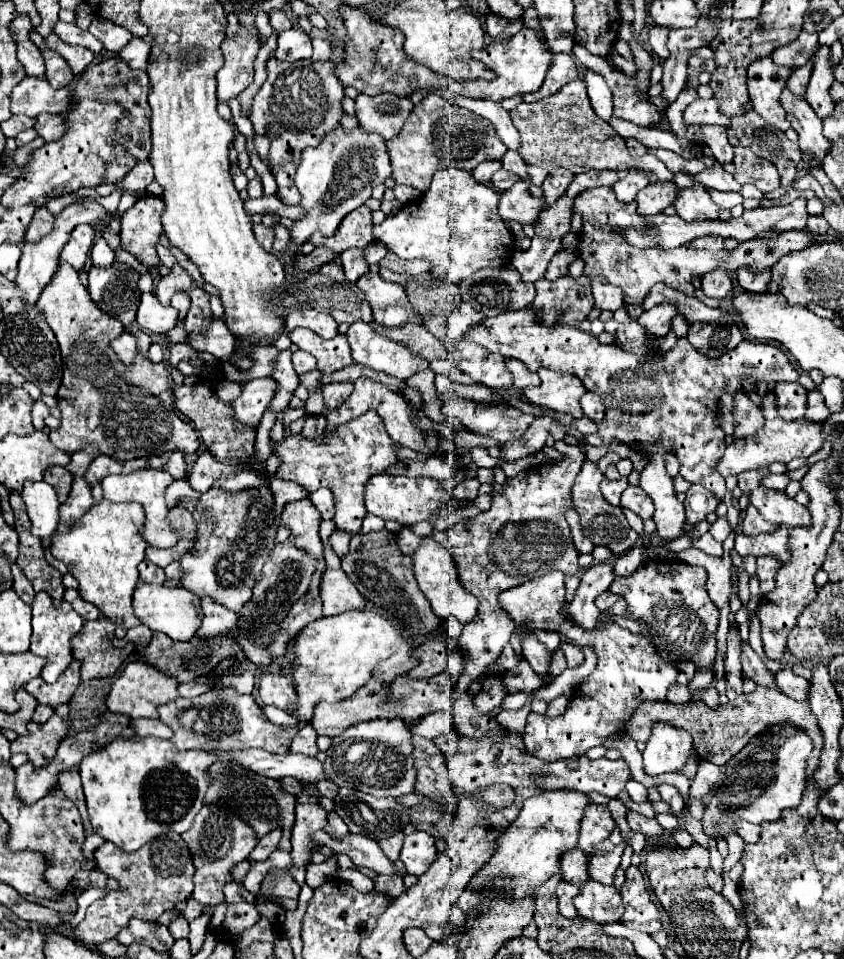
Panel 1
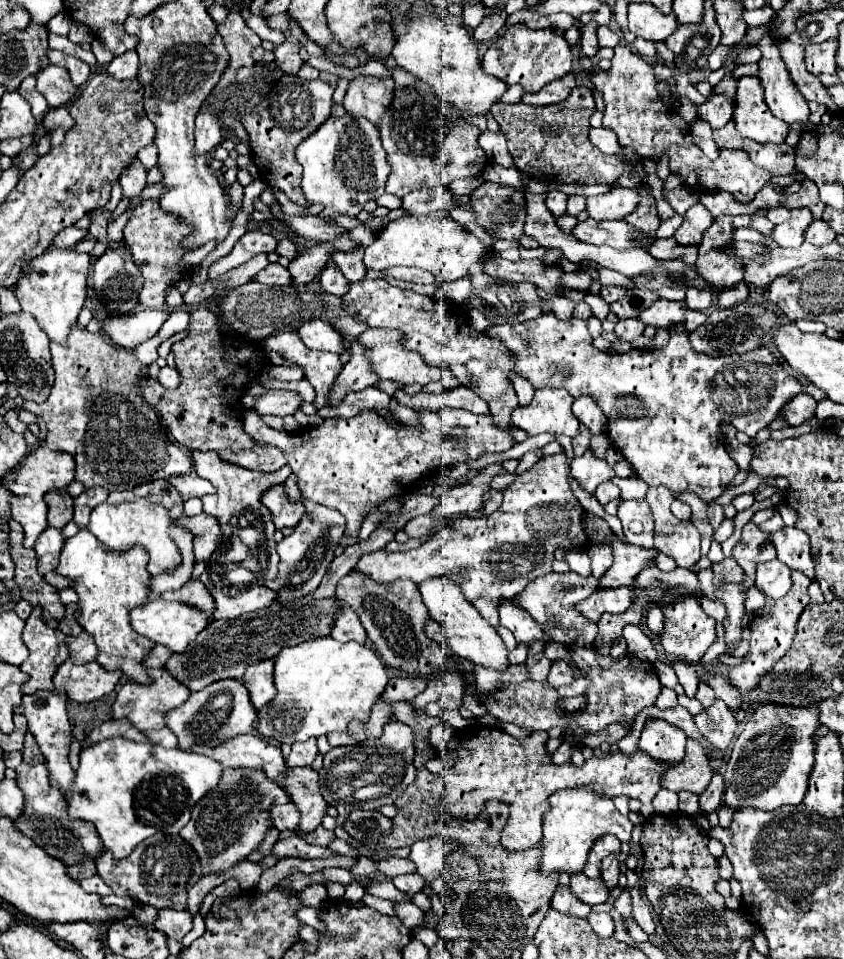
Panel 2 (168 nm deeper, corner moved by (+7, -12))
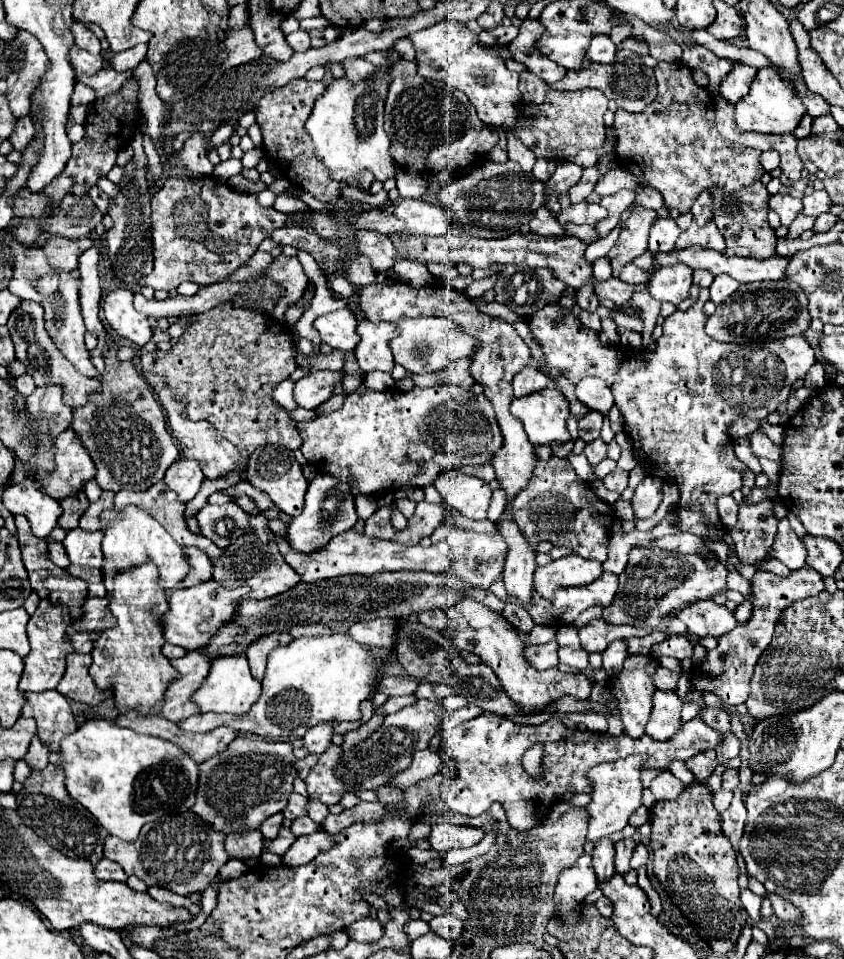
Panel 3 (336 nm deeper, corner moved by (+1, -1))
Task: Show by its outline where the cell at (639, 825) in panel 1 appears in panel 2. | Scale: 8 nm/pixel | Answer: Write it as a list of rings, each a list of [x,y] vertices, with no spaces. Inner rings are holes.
[[[571,788],[571,790],[557,790],[549,798],[549,810],[543,818],[543,838],[541,846],[541,862],[539,872],[543,876],[561,874],[561,872],[581,872],[587,860],[587,852],[595,838],[603,834],[615,834],[621,842],[631,840],[631,826],[633,822],[627,816],[621,816],[611,798],[595,794],[585,788]]]

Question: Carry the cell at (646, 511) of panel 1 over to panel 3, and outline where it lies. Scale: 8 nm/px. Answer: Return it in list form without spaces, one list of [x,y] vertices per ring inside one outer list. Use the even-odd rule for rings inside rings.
[[[651,475],[639,483],[639,487],[635,489],[635,495],[633,495],[633,511],[639,519],[651,517],[657,511],[661,499],[663,499],[661,487],[663,487],[663,481],[657,477],[651,477]]]

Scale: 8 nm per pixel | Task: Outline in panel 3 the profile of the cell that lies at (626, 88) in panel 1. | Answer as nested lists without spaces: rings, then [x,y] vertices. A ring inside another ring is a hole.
[[[663,61],[655,69],[655,75],[659,75],[659,81],[657,81],[659,95],[651,107],[647,107],[645,111],[637,115],[627,113],[623,109],[615,113],[615,133],[617,133],[615,153],[619,159],[625,159],[621,161],[621,165],[627,171],[631,171],[635,177],[639,177],[641,185],[661,191],[665,207],[677,209],[679,213],[687,213],[699,193],[711,191],[713,199],[717,201],[717,205],[713,205],[713,221],[727,243],[725,255],[755,257],[755,259],[773,257],[777,235],[767,221],[767,213],[771,211],[771,207],[769,207],[769,193],[761,183],[761,175],[765,173],[757,157],[757,153],[761,151],[749,149],[749,147],[733,147],[721,137],[721,133],[715,127],[713,97],[707,89],[701,89],[699,85],[695,85],[691,77],[691,69],[687,69],[687,65]]]

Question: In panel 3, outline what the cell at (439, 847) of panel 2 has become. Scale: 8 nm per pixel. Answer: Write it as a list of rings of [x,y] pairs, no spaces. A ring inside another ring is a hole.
[[[437,823],[431,827],[431,837],[429,843],[435,851],[447,853],[451,849],[463,849],[463,847],[473,847],[483,839],[485,831],[475,829],[475,827],[465,827],[465,825],[453,825],[453,823]]]

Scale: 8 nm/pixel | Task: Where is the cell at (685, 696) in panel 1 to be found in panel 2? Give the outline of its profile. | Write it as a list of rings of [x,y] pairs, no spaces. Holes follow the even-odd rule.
[[[663,688],[661,694],[659,694],[659,698],[657,698],[657,702],[655,702],[655,706],[661,708],[661,710],[673,708],[675,704],[677,704],[677,694],[673,690],[669,690],[669,688]]]

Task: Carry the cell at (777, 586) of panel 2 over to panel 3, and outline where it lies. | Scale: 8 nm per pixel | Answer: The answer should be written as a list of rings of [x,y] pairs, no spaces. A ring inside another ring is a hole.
[[[787,519],[779,521],[777,539],[773,543],[773,555],[775,555],[775,559],[779,559],[781,563],[785,563],[793,571],[805,565],[805,559],[807,559],[805,545],[795,535],[795,531],[789,527]]]

